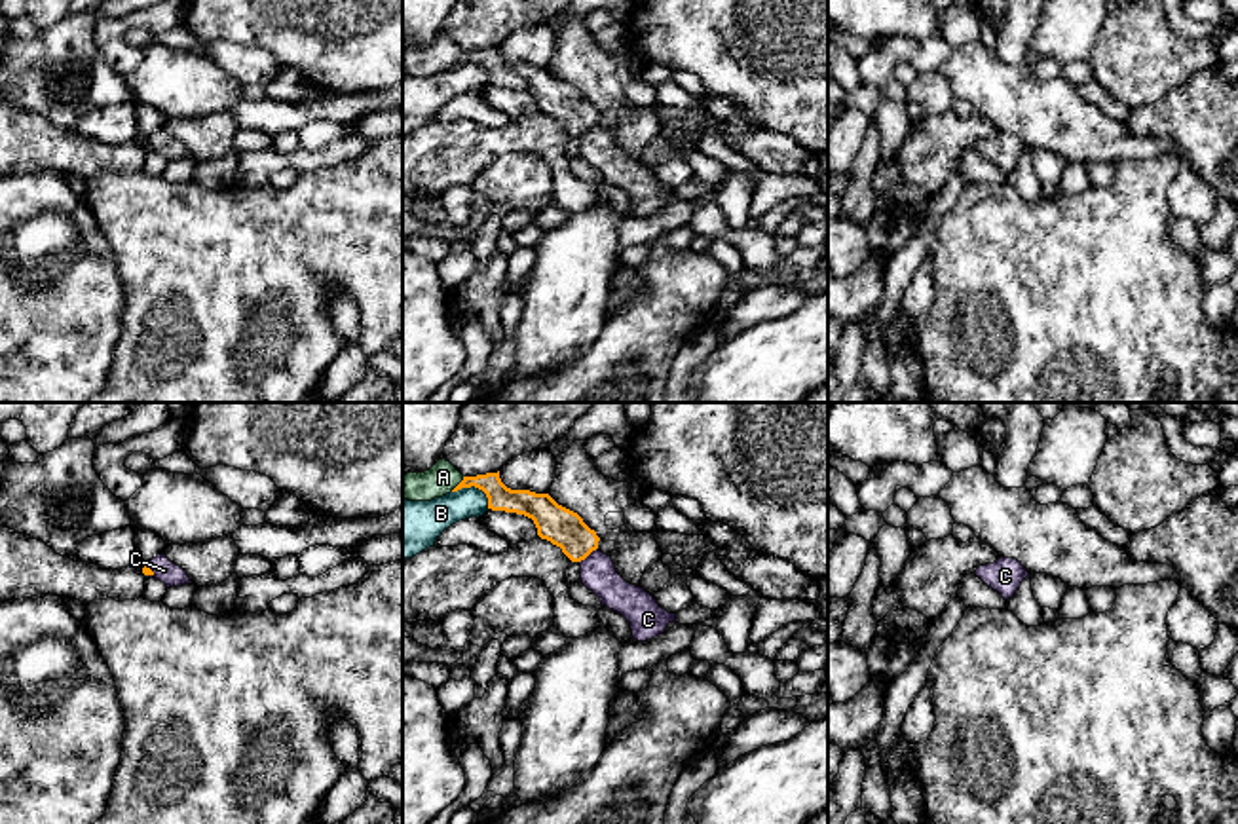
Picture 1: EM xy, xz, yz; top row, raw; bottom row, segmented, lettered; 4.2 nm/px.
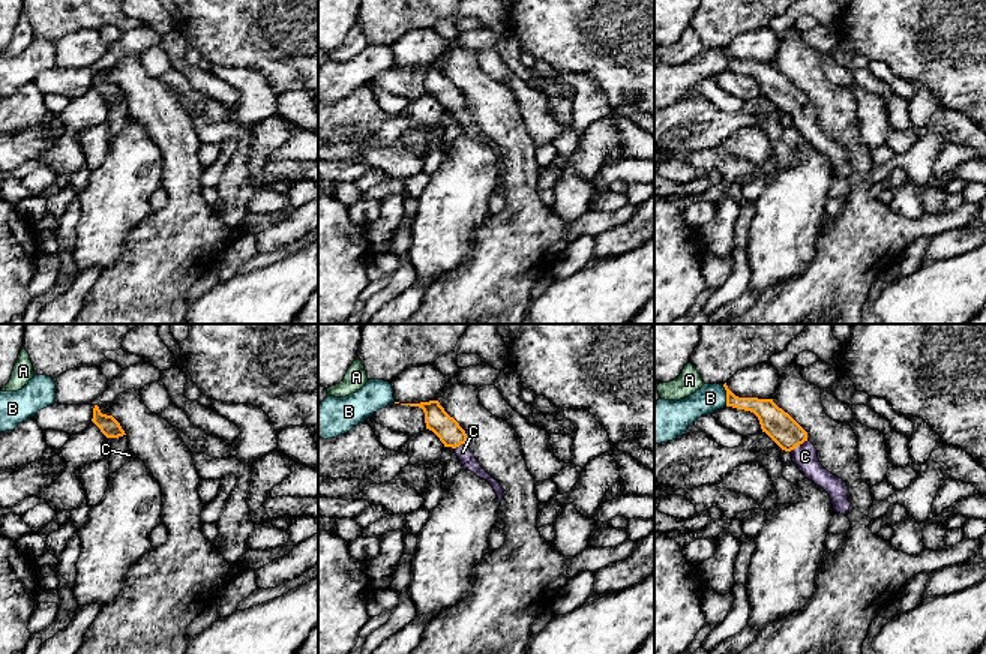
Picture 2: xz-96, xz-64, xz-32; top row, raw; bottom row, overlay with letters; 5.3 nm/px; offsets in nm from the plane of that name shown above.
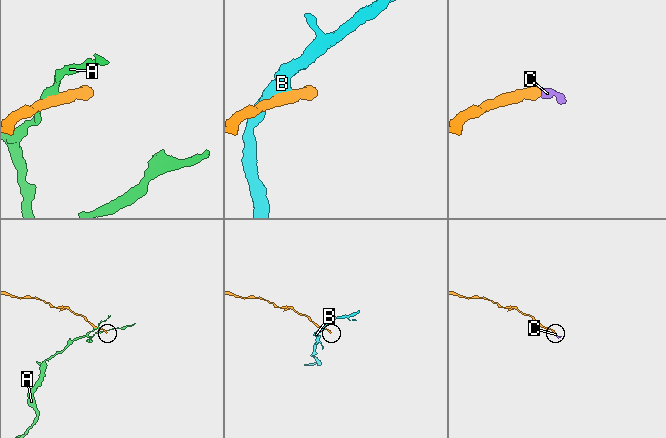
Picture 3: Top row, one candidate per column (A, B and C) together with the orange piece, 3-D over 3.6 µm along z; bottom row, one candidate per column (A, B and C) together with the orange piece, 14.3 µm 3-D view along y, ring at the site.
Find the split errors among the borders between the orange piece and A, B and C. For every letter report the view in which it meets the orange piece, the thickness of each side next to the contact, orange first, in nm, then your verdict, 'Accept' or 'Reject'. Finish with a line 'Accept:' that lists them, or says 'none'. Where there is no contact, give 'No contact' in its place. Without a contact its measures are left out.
A: Touches orange in xz. Thickness 110 nm (orange) against 140 nm. Reject
B: Touches orange in xz. Thickness 110 nm (orange) against 160 nm. Reject
C: Touches orange in xz. Thickness 160 nm (orange) against 150 nm. Accept
Accept: C

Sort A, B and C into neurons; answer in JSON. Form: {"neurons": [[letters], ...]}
{"neurons": [["A"], ["B"], ["C"]]}

